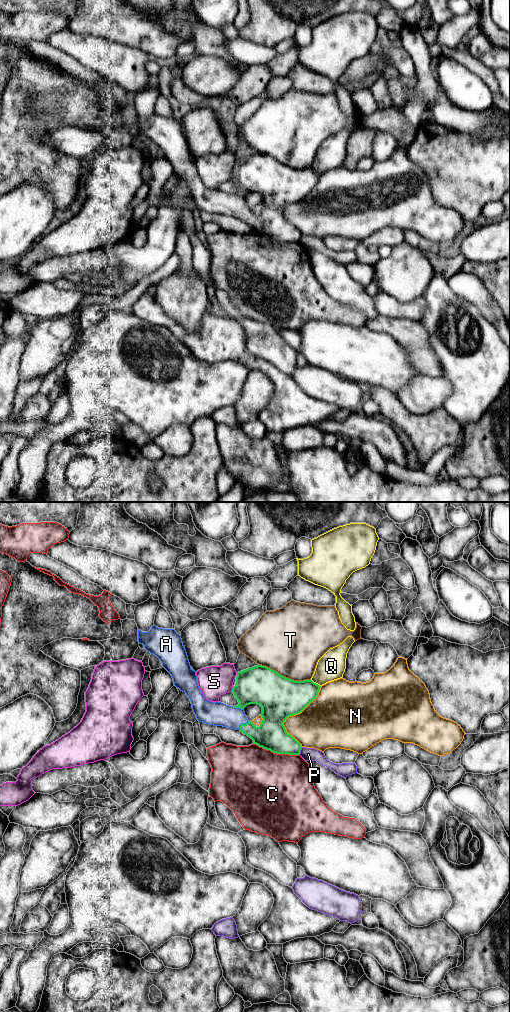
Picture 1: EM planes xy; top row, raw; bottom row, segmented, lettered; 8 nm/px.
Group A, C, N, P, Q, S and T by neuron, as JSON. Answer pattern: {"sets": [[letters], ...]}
{"sets": [["A"], ["C"], ["N"], ["P"], ["Q"], ["S"], ["T"]]}

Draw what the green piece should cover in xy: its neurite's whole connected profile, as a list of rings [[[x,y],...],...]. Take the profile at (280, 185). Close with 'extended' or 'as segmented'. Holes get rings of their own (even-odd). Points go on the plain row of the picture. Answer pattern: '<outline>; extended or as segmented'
[[[155,113],[148,120],[138,117],[138,130],[160,147],[162,154],[171,162],[174,173],[186,181],[199,210],[239,218],[250,225],[253,232],[276,242],[300,242],[301,232],[287,221],[283,211],[289,204],[301,201],[318,184],[320,173],[311,167],[294,169],[266,154],[257,153],[237,161],[236,172],[232,177],[232,181],[239,190],[237,194],[211,190],[202,182],[197,171],[196,160],[191,157],[181,124],[174,117],[162,117]],[[250,192],[262,195],[263,208],[259,215],[256,215],[245,203],[244,196]]]; extended

